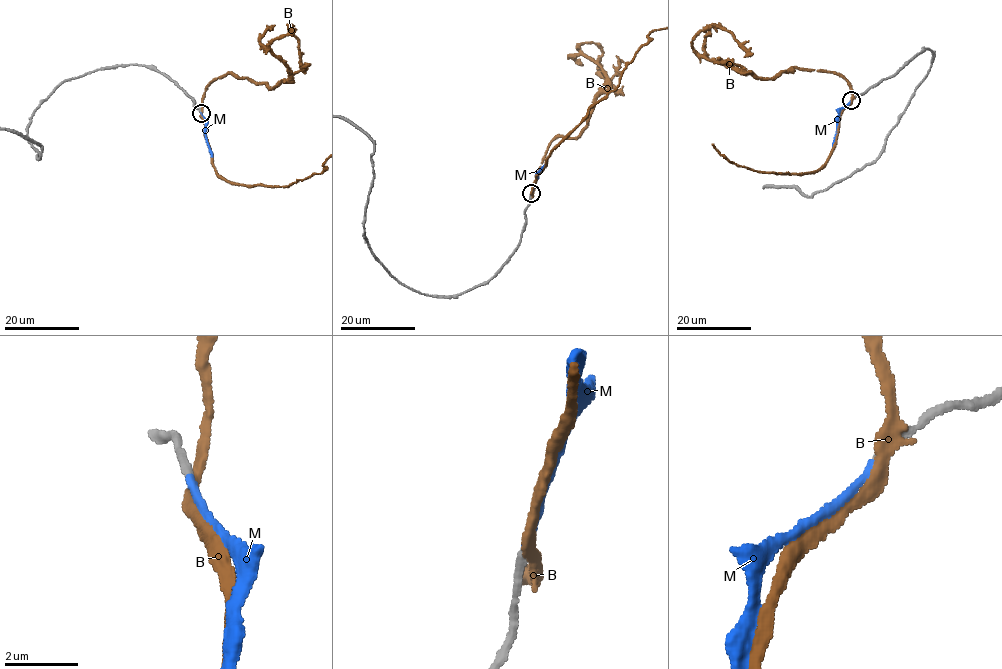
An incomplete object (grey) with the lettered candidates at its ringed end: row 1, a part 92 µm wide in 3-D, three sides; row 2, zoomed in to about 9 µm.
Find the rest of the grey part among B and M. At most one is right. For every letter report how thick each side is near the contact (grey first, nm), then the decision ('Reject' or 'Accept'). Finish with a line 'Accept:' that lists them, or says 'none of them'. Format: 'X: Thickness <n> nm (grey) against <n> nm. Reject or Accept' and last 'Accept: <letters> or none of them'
B: Thickness 240 nm (grey) against 300 nm. Reject
M: Thickness 240 nm (grey) against 200 nm. Accept
Accept: M

